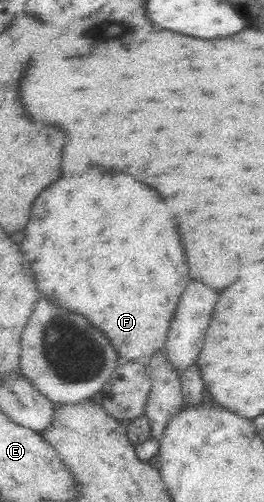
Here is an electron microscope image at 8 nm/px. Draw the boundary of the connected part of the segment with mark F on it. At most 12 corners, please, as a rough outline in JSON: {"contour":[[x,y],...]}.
{"contour":[[92,168],[32,206],[40,294],[164,350],[190,282],[156,190]]}

